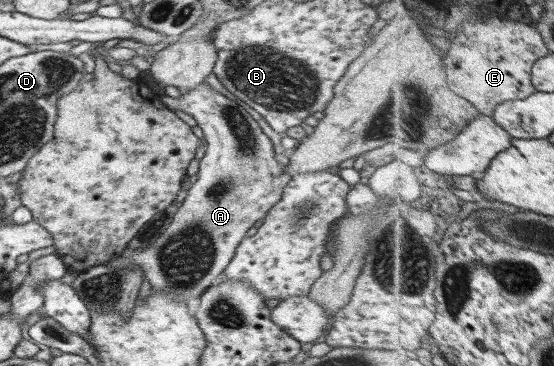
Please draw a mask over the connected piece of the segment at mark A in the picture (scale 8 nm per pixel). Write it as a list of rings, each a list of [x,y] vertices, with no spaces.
[[[205,81],[189,92],[183,91],[178,98],[164,97],[162,103],[172,111],[182,110],[193,117],[203,134],[205,152],[198,161],[197,180],[187,190],[183,202],[178,204],[169,227],[151,244],[140,249],[125,248],[120,256],[129,258],[133,266],[139,266],[143,270],[145,282],[149,282],[153,290],[163,290],[161,294],[167,296],[167,301],[186,304],[186,301],[204,292],[219,278],[217,274],[227,266],[247,230],[281,199],[290,176],[284,173],[284,166],[275,161],[273,143],[259,128],[257,121],[242,106],[209,88]]]

